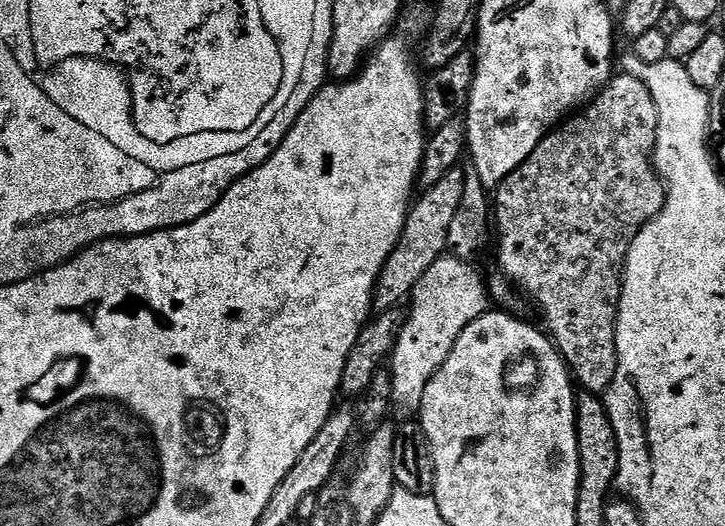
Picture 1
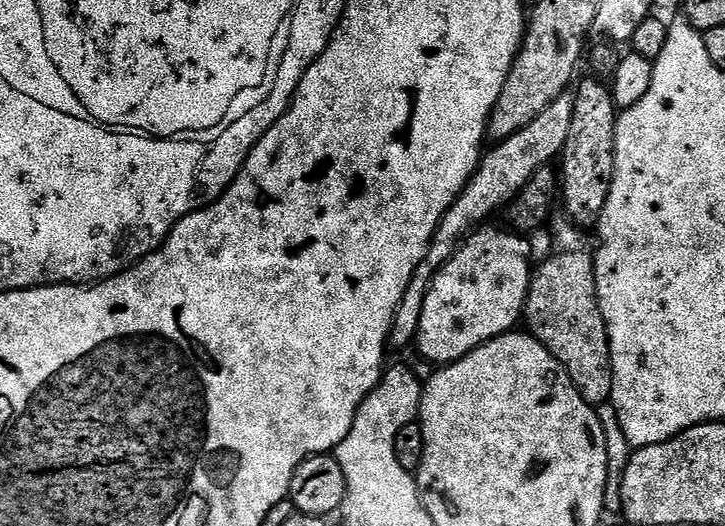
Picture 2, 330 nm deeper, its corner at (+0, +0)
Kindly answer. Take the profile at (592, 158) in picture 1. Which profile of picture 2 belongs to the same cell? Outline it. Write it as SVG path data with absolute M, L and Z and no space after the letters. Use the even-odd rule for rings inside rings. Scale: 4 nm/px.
M561 218L550 231L556 240L555 251L532 273L532 285L528 288L528 301L524 304L523 319L528 320L527 331L552 357L568 371L570 379L576 383L578 394L587 404L604 406L612 399L614 374L612 373L612 355L608 327L602 318L602 310L596 293L596 258L593 245L588 245L584 237L585 229L567 219Z

